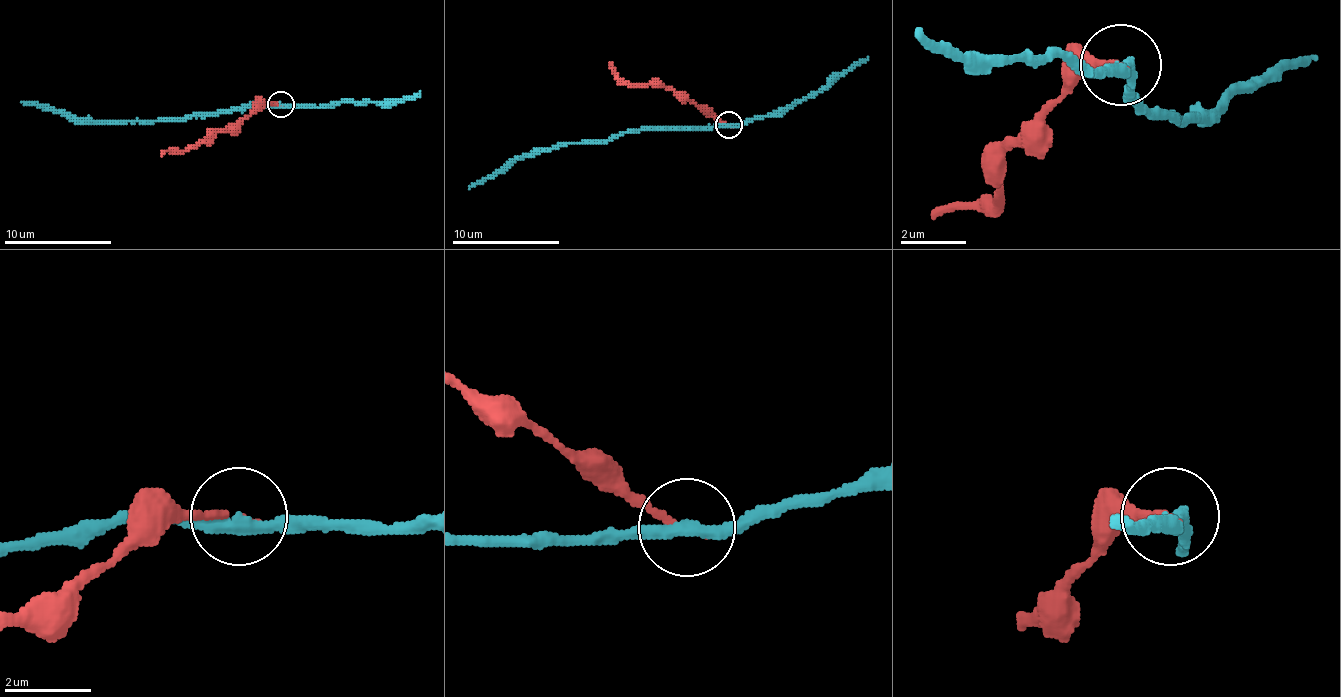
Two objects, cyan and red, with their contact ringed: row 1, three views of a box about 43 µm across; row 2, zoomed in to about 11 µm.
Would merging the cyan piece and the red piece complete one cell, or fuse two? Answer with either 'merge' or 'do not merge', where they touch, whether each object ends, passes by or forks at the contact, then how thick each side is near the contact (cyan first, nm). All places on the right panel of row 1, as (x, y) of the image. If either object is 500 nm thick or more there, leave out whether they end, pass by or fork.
do not merge; at (1121, 64); cyan passes by; red ends there; 280 nm thick on the cyan side, 150 nm on the other

